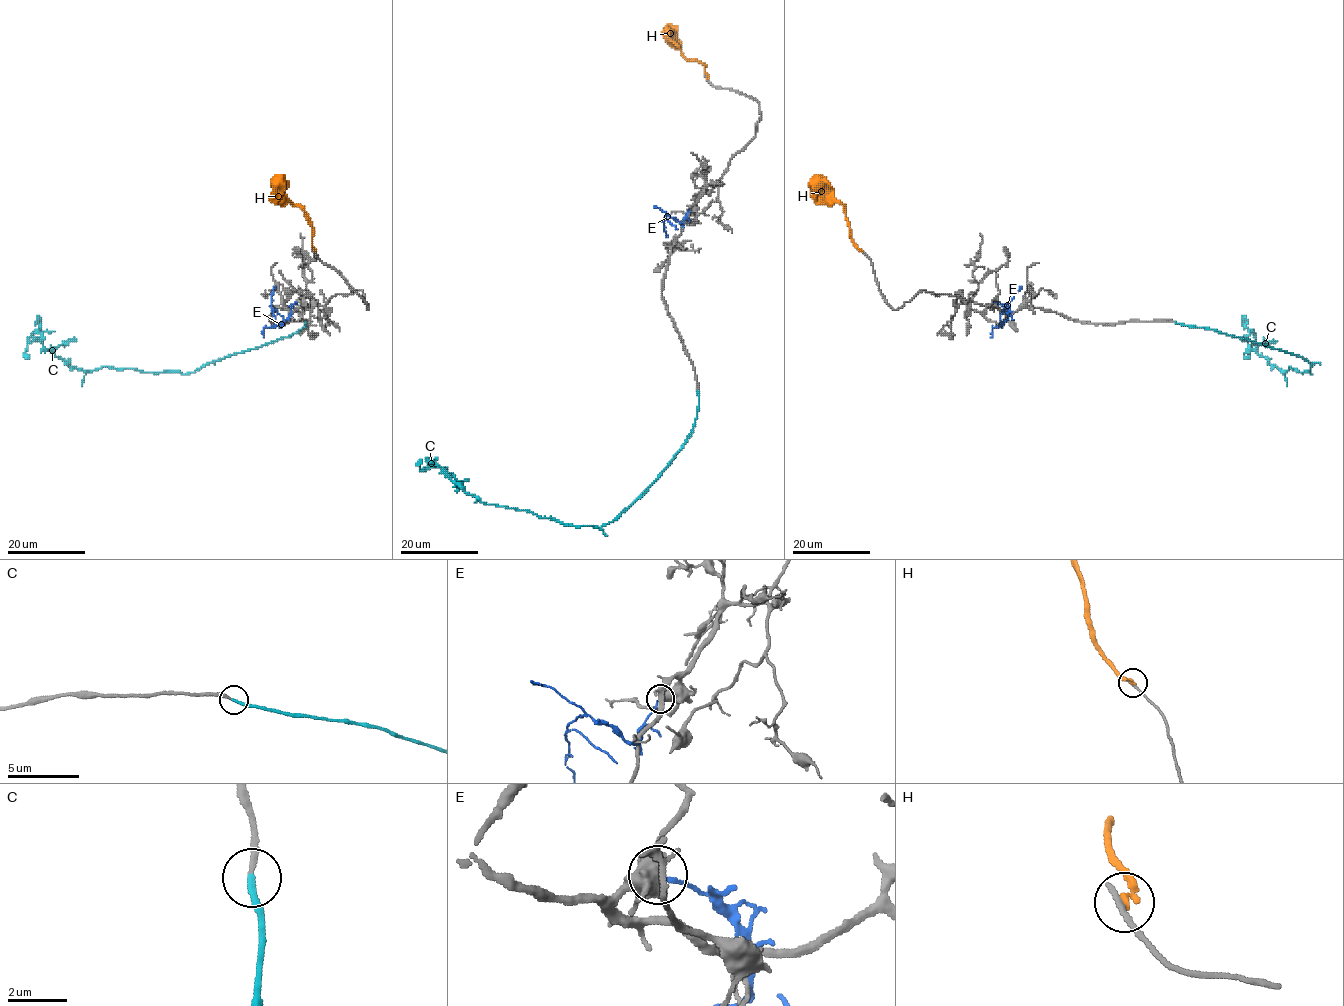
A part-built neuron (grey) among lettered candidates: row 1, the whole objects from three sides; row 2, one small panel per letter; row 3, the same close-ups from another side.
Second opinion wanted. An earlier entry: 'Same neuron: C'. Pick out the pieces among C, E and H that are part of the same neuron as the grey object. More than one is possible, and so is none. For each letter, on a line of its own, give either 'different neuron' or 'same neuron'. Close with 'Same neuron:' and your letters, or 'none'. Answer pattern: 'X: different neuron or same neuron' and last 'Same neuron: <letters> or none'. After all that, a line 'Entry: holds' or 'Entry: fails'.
C: same neuron
E: different neuron
H: different neuron
Same neuron: C
Entry: holds

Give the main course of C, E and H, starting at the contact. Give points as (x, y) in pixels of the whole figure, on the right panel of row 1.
C: (1175, 322), (1297, 354), (1311, 364), (1310, 373), (1271, 365), (1249, 346), (1253, 332), (1255, 340), (1243, 355)
E: (995, 302), (1006, 309), (1007, 318), (1000, 324), (1005, 306), (1022, 286)
H: (862, 251), (851, 235), (845, 207), (835, 199), (832, 189), (826, 183), (810, 180)

